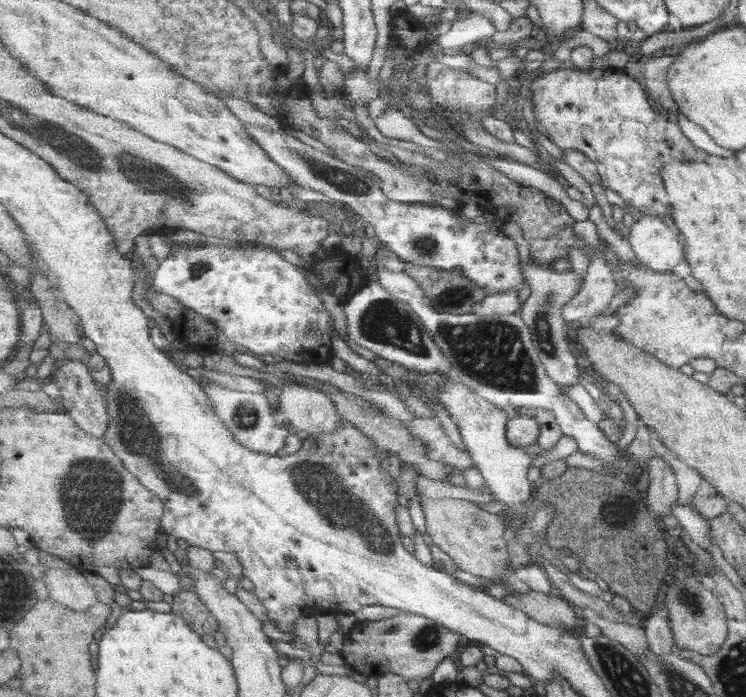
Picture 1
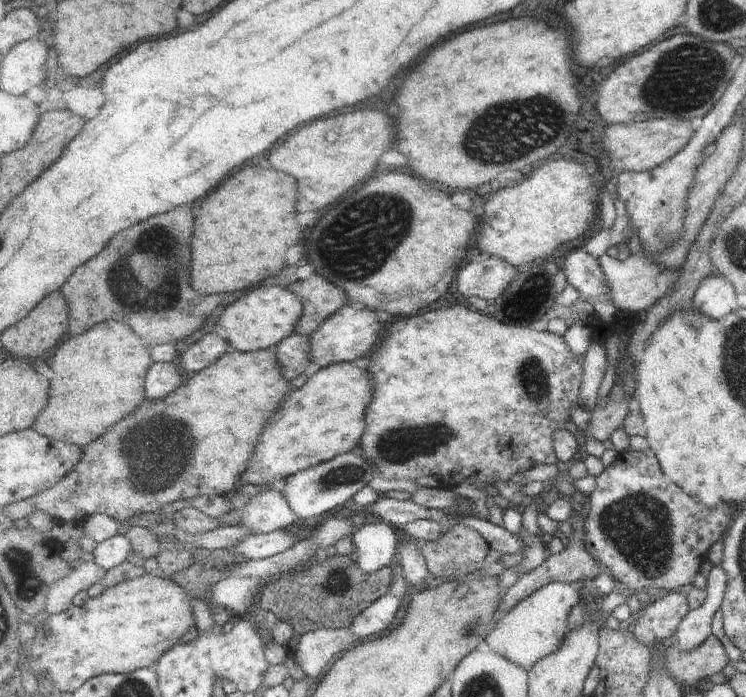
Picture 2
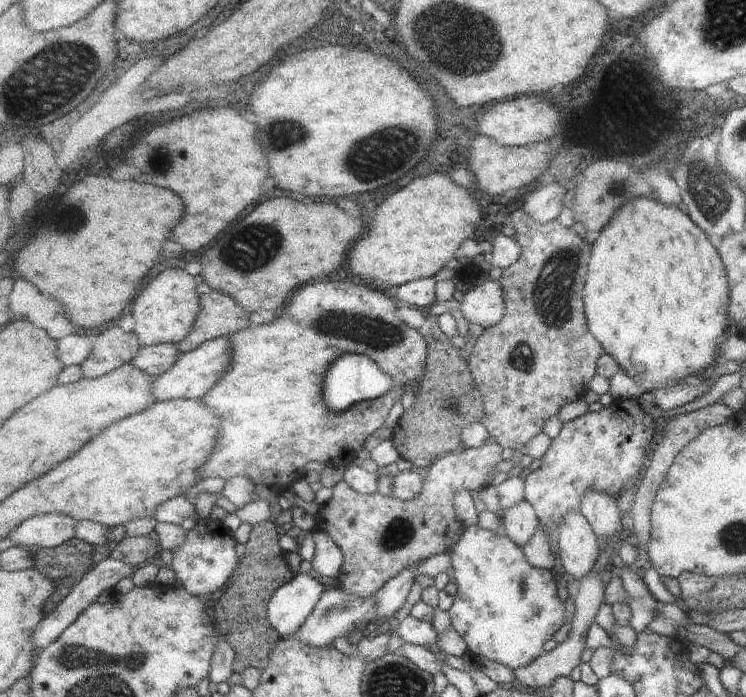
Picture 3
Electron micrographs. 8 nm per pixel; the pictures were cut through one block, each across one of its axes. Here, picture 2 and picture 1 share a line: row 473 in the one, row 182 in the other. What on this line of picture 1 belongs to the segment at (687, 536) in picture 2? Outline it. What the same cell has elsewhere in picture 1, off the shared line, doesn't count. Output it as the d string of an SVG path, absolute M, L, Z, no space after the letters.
M597 67L591 69L591 71L579 71L579 69L575 68L557 68L548 73L537 75L531 82L529 82L529 88L531 88L531 102L534 106L533 112L539 132L542 132L546 138L550 139L563 151L567 149L577 149L587 154L587 156L597 164L601 179L601 187L603 187L603 189L610 189L611 191L617 192L625 202L637 209L641 214L651 214L652 216L657 216L660 220L663 219L668 212L672 215L669 196L667 196L667 192L665 192L665 184L663 184L663 167L673 159L701 161L701 159L705 158L701 158L701 156L703 156L701 149L695 148L687 138L683 138L683 130L679 128L679 124L669 122L666 115L657 109L657 105L651 105L650 93L645 91L646 88L641 88L641 84L639 84L633 76L629 76L627 67Z

